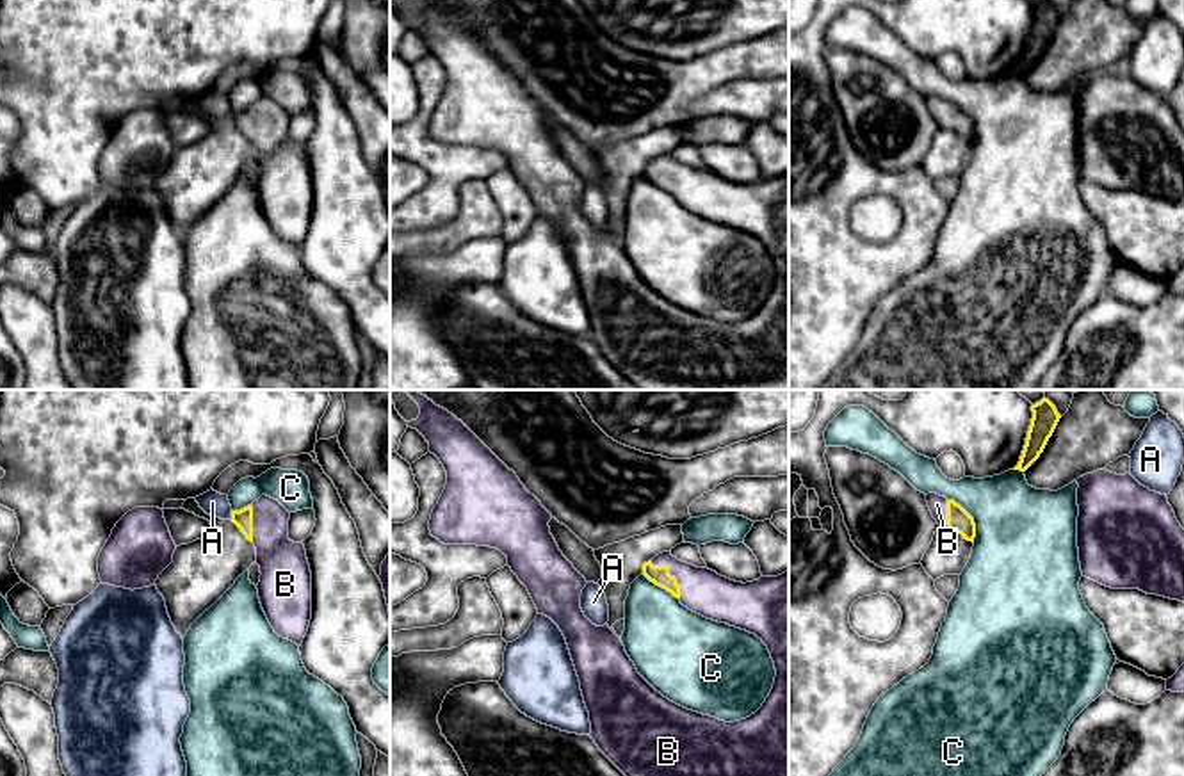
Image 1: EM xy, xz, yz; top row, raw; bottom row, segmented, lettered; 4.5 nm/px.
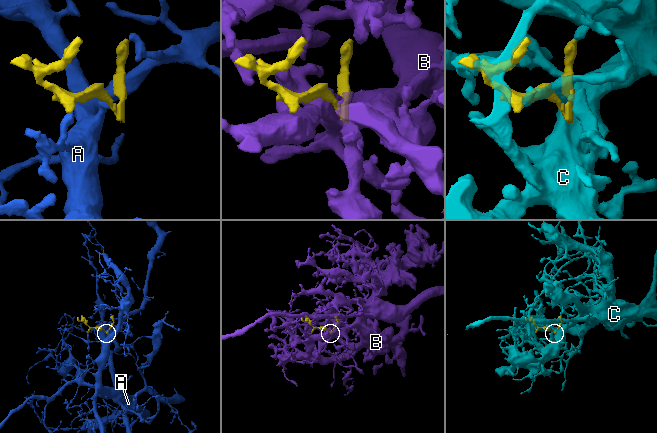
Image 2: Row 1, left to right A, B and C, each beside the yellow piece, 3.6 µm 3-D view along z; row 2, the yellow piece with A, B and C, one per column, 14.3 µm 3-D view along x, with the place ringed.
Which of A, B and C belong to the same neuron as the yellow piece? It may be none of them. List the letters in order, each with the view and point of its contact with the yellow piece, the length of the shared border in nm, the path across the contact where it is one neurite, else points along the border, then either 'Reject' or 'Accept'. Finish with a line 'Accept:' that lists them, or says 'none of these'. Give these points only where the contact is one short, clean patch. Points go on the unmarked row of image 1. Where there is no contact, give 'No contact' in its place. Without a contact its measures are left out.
A: Touches yellow at xy (232, 116). Shared border 40 nm. Reject
B: Touches yellow at xz (670, 177). Shared border 220 nm. Accept
C: Touches yellow at yz (973, 120). Shared border 240 nm. Reject
Accept: B

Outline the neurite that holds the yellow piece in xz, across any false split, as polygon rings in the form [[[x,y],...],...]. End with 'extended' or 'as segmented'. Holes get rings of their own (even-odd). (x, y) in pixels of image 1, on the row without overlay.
[[[413,0],[420,16],[408,23],[429,44],[447,73],[445,91],[429,121],[431,137],[443,146],[477,146],[500,151],[507,167],[527,189],[538,215],[550,219],[563,233],[589,313],[591,335],[598,351],[639,390],[789,390],[789,173],[778,178],[760,178],[753,183],[735,183],[709,169],[696,169],[662,153],[643,166],[643,176],[666,190],[689,212],[730,228],[755,235],[769,251],[776,278],[762,308],[746,320],[725,324],[687,311],[657,294],[636,271],[621,240],[609,226],[593,226],[580,210],[586,180],[563,157],[548,123],[552,116],[531,96],[516,75],[509,71],[461,21],[429,0]]]; extended

